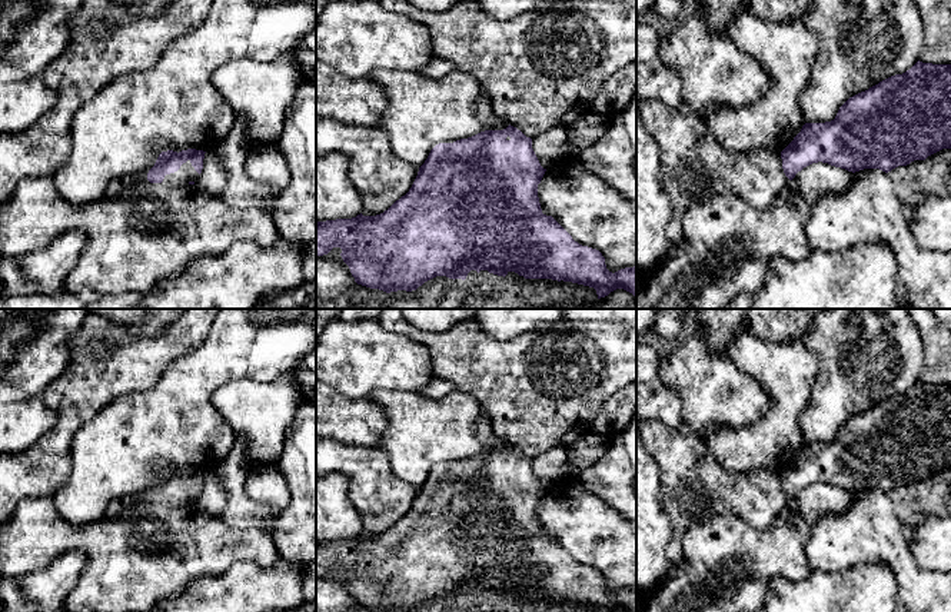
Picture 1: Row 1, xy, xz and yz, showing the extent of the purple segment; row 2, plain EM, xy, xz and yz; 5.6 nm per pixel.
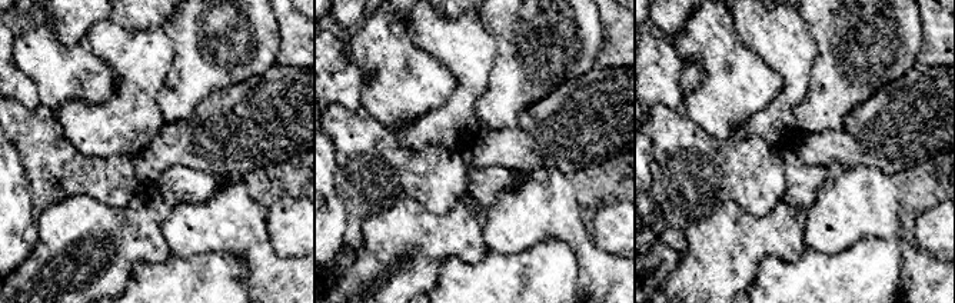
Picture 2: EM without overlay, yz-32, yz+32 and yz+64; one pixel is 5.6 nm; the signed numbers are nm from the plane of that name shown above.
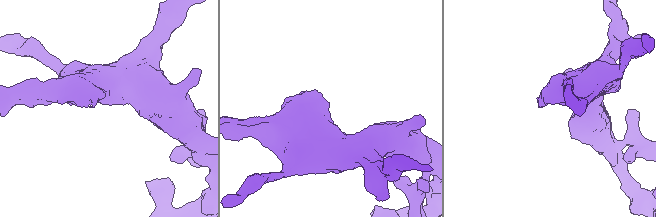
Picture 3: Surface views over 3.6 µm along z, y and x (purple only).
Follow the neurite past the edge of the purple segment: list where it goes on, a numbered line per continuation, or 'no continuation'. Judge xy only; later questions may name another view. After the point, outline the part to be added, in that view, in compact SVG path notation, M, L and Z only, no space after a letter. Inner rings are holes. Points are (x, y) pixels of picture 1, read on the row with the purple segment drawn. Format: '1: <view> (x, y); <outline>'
1: xy (186, 173); M187 160L180 166L177 172L166 174L162 184L183 186L183 184L189 184L190 182L196 182L197 177L199 177L199 173L194 170L190 160Z

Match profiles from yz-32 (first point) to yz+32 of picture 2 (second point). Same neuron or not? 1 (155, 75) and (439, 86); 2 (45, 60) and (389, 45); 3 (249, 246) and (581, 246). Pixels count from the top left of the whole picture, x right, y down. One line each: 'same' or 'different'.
1: different
2: same
3: same

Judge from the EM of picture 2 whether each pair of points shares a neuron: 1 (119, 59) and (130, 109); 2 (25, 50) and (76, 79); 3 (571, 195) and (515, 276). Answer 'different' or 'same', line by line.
1: same
2: same
3: different

